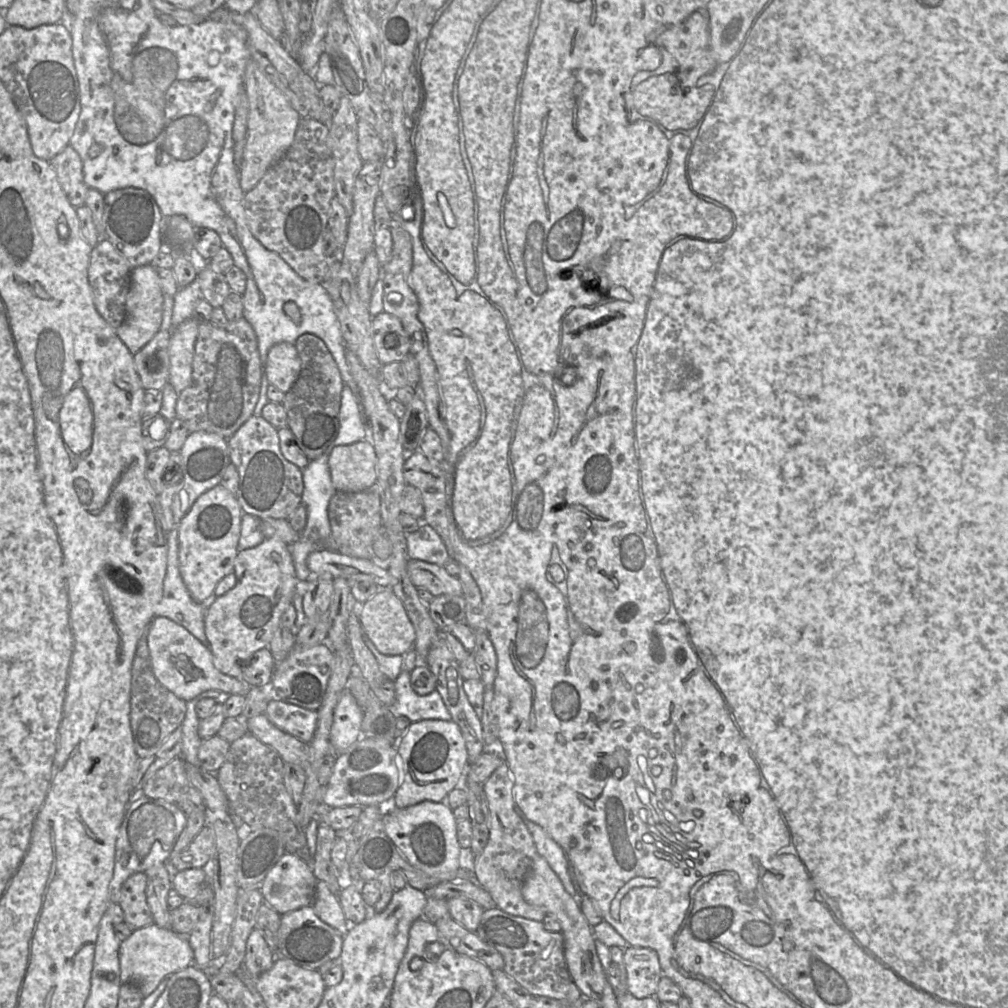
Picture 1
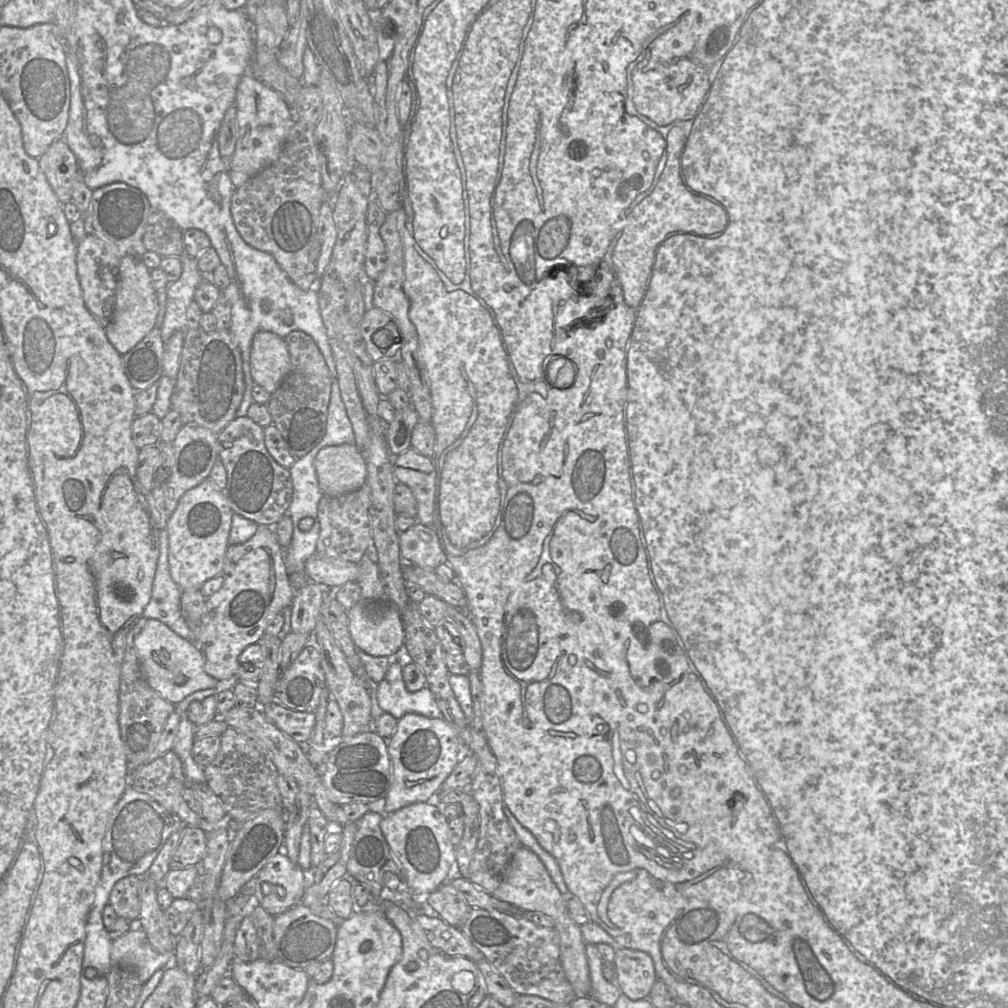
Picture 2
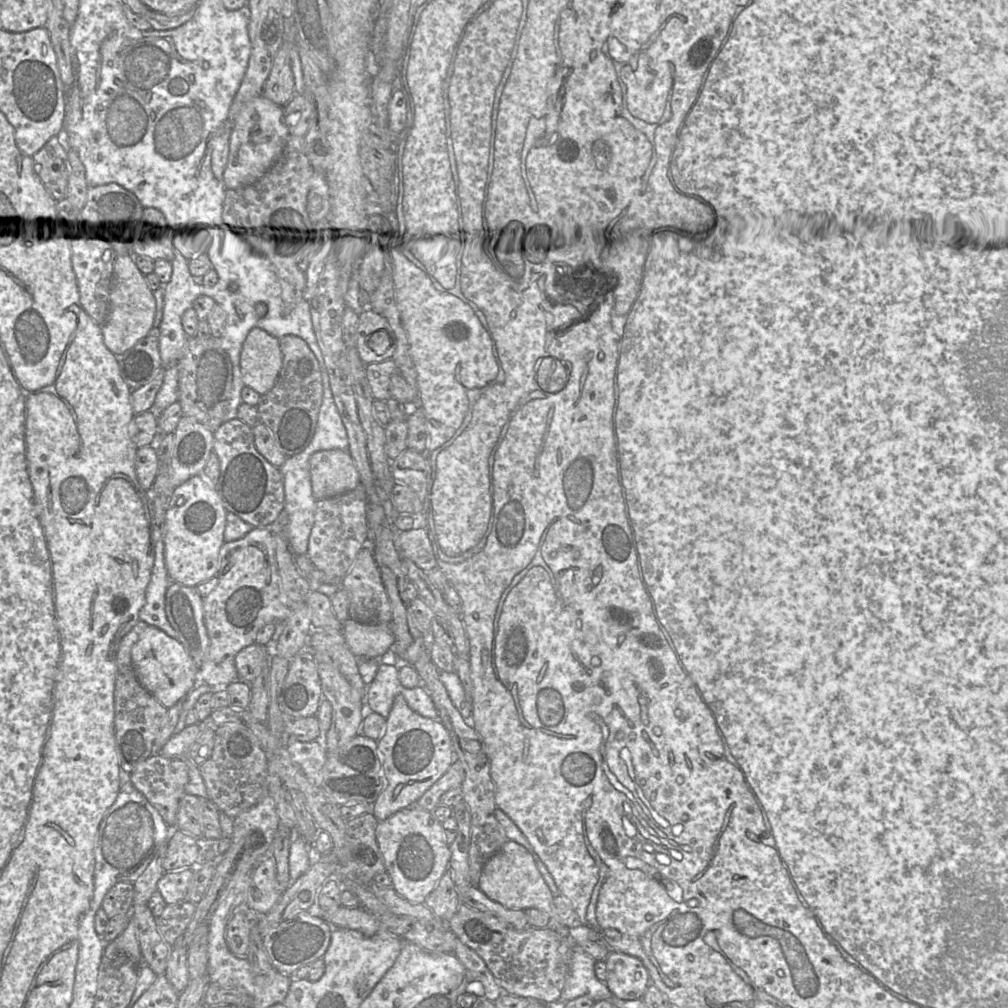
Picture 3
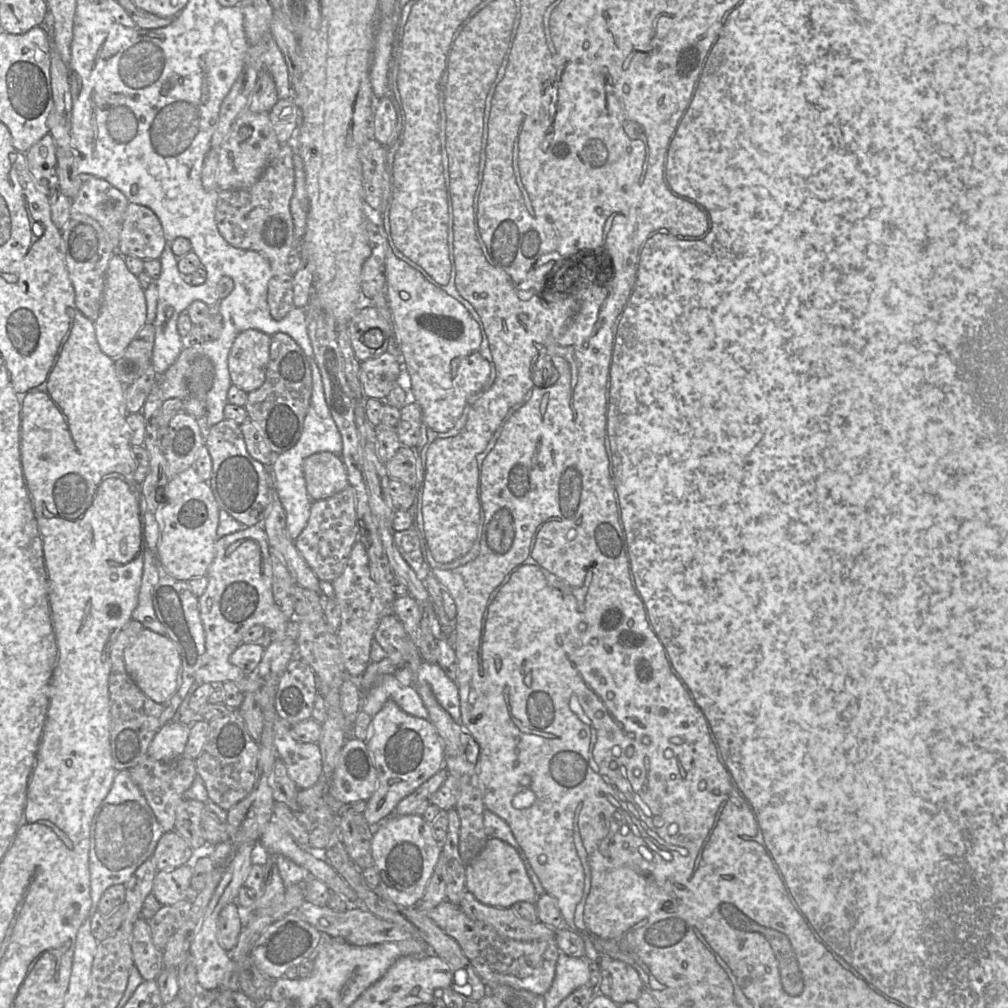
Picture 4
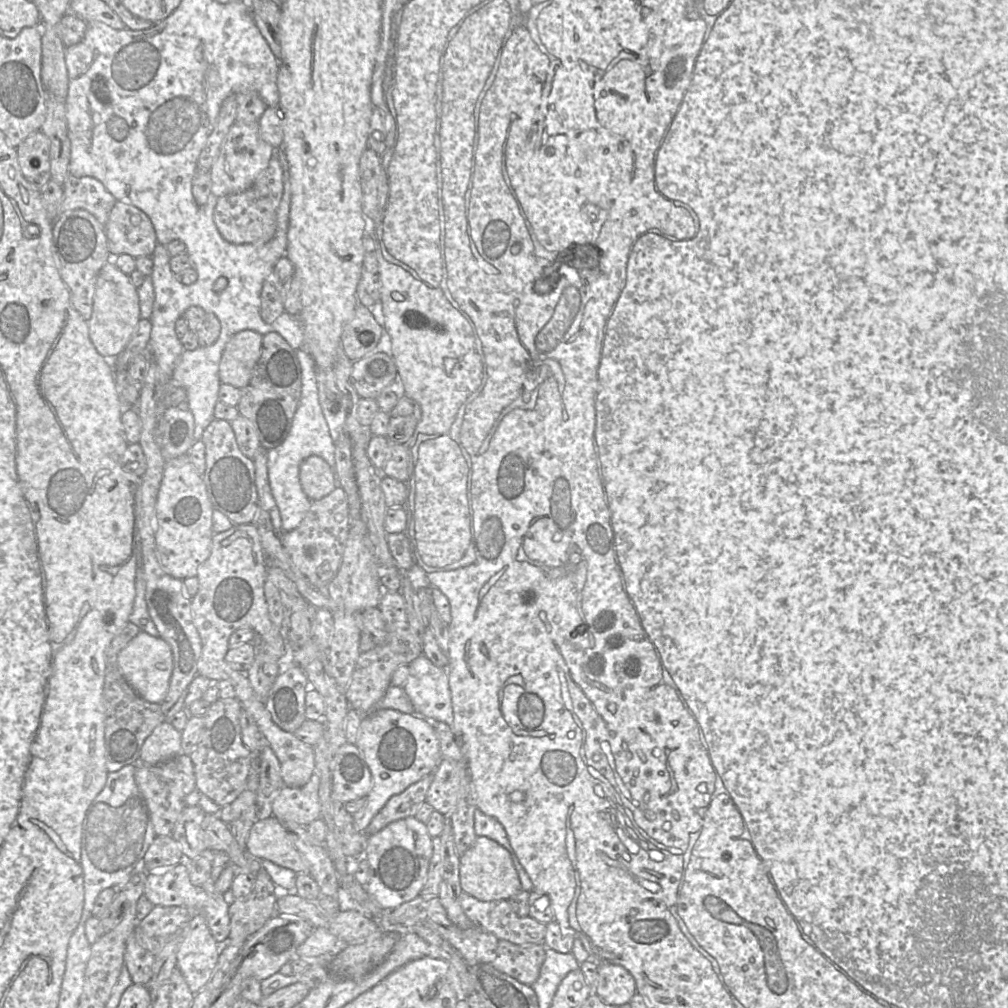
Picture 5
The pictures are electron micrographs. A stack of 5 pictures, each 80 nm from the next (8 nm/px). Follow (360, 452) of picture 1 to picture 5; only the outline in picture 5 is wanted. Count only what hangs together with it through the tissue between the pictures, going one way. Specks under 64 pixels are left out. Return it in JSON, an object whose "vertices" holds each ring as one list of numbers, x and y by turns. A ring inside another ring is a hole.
{"vertices":[[316,455,301,462,299,481,303,492,311,501,322,499,339,486,335,470]]}

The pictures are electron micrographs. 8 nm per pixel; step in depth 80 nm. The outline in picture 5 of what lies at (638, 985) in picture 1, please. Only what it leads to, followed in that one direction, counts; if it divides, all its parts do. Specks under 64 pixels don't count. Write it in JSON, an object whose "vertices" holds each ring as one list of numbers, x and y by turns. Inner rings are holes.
{"vertices":[[603,963,598,966,598,982,593,993,604,1003,620,1007,637,993,636,982,624,967]]}

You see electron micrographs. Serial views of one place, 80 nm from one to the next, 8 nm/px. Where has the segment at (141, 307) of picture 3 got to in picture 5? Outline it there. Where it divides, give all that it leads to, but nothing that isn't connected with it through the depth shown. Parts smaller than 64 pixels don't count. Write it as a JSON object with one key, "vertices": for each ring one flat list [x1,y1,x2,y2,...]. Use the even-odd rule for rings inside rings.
{"vertices":[[112,261,107,262,98,274,93,311,91,317,87,320,89,336,97,351,106,359,115,359,124,351,140,319,138,288,132,284,129,275,119,270]]}

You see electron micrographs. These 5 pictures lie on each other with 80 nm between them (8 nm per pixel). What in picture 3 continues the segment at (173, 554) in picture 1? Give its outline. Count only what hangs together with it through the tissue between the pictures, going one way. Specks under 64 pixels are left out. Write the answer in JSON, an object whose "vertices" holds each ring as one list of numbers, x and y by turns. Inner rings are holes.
{"vertices":[[164,535,155,546,155,560,145,595,145,604,139,611,139,620,154,626,172,638,176,632,172,629,165,613,165,595,168,586,173,582,167,573,164,555]]}

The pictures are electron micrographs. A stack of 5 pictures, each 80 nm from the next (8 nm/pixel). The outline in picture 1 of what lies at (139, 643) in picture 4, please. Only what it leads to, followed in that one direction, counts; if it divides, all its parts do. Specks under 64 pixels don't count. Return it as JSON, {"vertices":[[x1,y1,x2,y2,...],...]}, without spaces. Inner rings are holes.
{"vertices":[[155,616,147,637,150,664,157,680,178,698,189,701,207,690,218,690,225,695,246,695,250,687,242,679,227,676,214,665,208,648,188,630,165,617]]}

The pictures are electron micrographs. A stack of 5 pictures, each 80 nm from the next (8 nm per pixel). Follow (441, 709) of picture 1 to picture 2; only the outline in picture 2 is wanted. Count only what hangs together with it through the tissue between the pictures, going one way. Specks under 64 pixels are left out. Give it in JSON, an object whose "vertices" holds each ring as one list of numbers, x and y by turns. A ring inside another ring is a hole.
{"vertices":[[398,663,391,664,384,678,378,682,375,691,375,699,378,706,384,712,393,715,396,719,401,718,407,713,419,714,428,718,442,718,443,714,431,689,426,686,416,692,407,690,403,680,402,669,403,666]]}

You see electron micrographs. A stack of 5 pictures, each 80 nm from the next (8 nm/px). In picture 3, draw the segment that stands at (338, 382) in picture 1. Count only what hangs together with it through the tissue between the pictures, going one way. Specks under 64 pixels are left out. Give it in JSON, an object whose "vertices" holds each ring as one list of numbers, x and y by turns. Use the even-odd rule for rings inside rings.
{"vertices":[[296,335,279,338,282,367,273,388,256,405,259,422,274,434,279,450,291,457,301,453,312,441,317,427,323,400,322,374,317,357,308,344]]}

